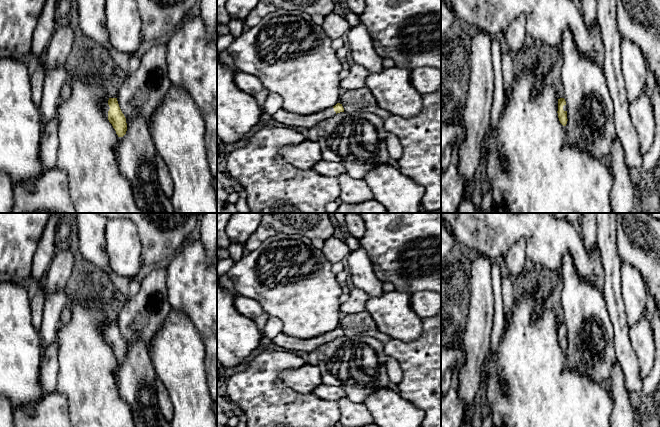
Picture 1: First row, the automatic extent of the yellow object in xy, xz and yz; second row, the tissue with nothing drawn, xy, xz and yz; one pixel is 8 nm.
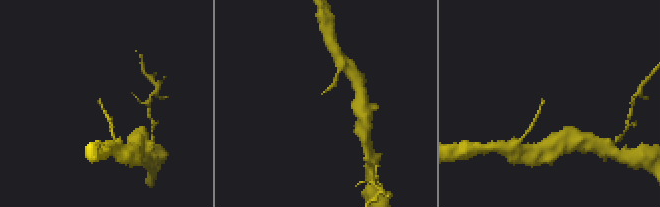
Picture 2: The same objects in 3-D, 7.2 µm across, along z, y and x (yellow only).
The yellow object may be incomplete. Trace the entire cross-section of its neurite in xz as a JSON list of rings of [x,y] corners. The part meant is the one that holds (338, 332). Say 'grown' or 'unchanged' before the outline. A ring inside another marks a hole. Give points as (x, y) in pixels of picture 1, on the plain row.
grown; [[[337,327],[333,331],[329,331],[323,335],[311,339],[298,339],[281,332],[274,339],[272,339],[272,342],[274,346],[282,347],[284,350],[295,353],[305,352],[309,354],[311,351],[317,349],[319,346],[328,343],[340,336],[344,336],[344,332],[342,328]]]

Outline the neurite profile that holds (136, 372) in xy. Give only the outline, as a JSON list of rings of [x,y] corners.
[[[126,343],[126,347],[126,358],[118,361],[117,384],[135,420],[141,420],[144,403],[140,399],[140,392],[146,389],[155,395],[154,386],[158,378],[152,363],[150,343]]]

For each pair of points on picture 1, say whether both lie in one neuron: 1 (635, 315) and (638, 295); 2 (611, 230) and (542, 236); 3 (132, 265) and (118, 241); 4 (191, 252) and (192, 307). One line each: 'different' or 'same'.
1: same
2: different
3: same
4: same

